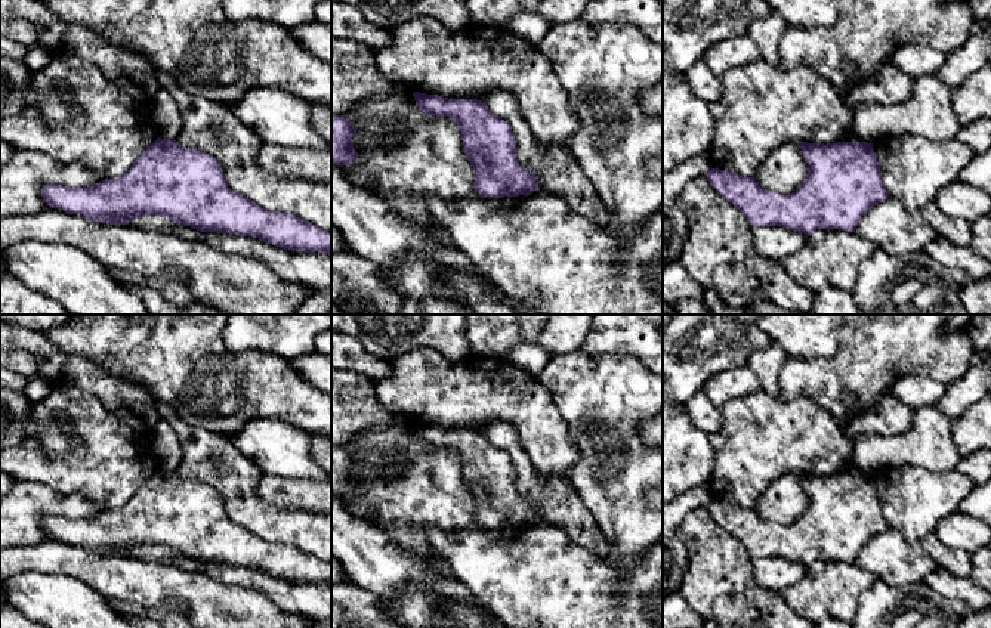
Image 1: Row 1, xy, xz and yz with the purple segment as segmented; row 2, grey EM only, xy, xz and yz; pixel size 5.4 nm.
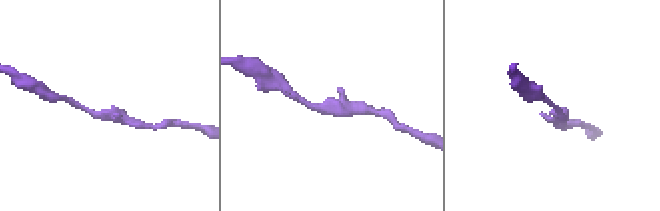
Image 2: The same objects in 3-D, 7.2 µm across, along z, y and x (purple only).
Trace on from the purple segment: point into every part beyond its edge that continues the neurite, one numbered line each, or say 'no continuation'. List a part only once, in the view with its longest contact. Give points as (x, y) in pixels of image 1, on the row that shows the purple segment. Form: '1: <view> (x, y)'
no continuation

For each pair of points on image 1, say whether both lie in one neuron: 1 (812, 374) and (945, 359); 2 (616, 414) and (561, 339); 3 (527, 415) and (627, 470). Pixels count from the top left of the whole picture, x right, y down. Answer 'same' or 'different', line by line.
1: same
2: different
3: different

